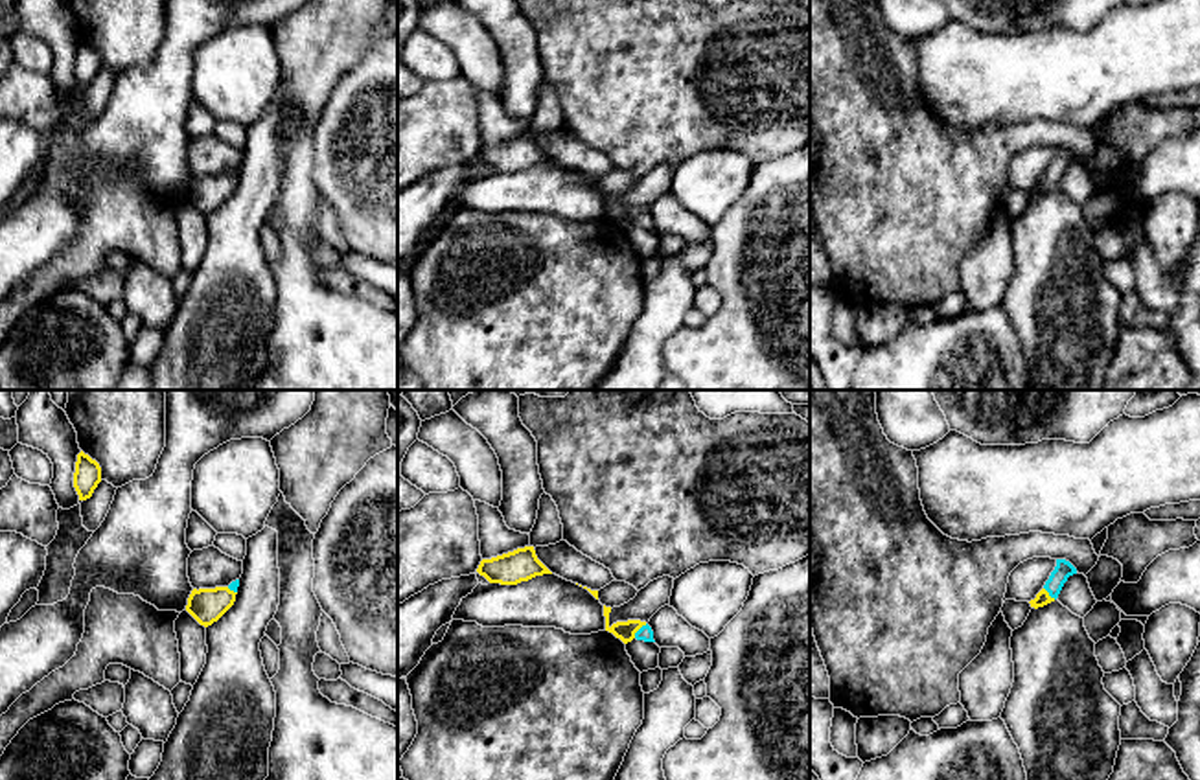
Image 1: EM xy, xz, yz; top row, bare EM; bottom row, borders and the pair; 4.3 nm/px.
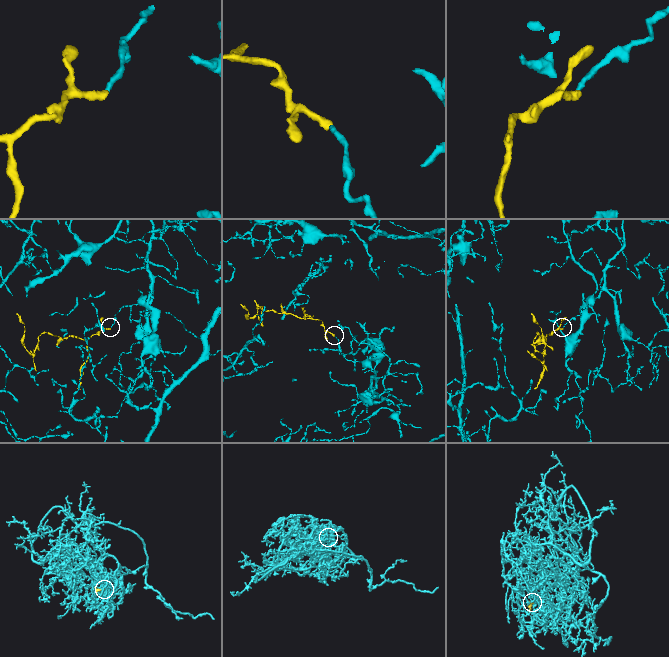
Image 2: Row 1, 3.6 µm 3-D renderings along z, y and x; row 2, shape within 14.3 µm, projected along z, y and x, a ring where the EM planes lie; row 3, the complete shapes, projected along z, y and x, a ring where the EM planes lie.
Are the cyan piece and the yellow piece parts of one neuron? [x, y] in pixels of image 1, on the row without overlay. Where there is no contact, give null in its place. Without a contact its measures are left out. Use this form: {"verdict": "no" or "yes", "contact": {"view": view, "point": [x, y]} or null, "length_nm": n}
{"verdict": "yes", "contact": {"view": "xz", "point": [639, 217]}, "length_nm": 90}

